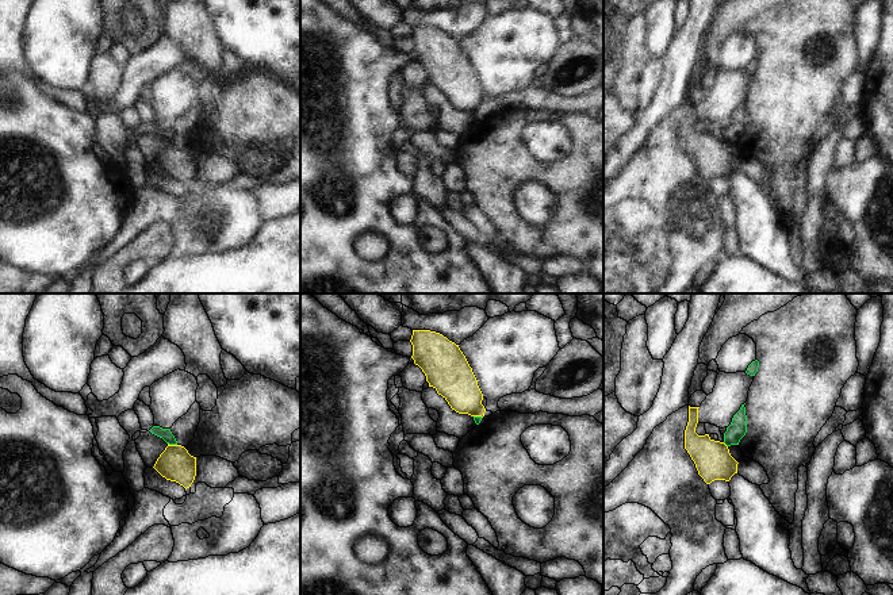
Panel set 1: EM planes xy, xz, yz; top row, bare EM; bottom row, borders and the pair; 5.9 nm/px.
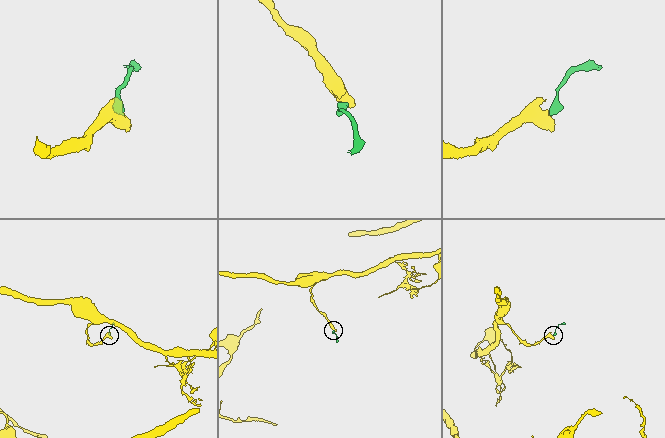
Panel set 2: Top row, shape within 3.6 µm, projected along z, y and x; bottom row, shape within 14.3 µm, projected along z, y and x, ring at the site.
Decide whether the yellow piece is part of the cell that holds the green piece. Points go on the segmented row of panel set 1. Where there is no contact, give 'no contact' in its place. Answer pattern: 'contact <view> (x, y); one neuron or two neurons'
contact xy (172, 444); two neurons

